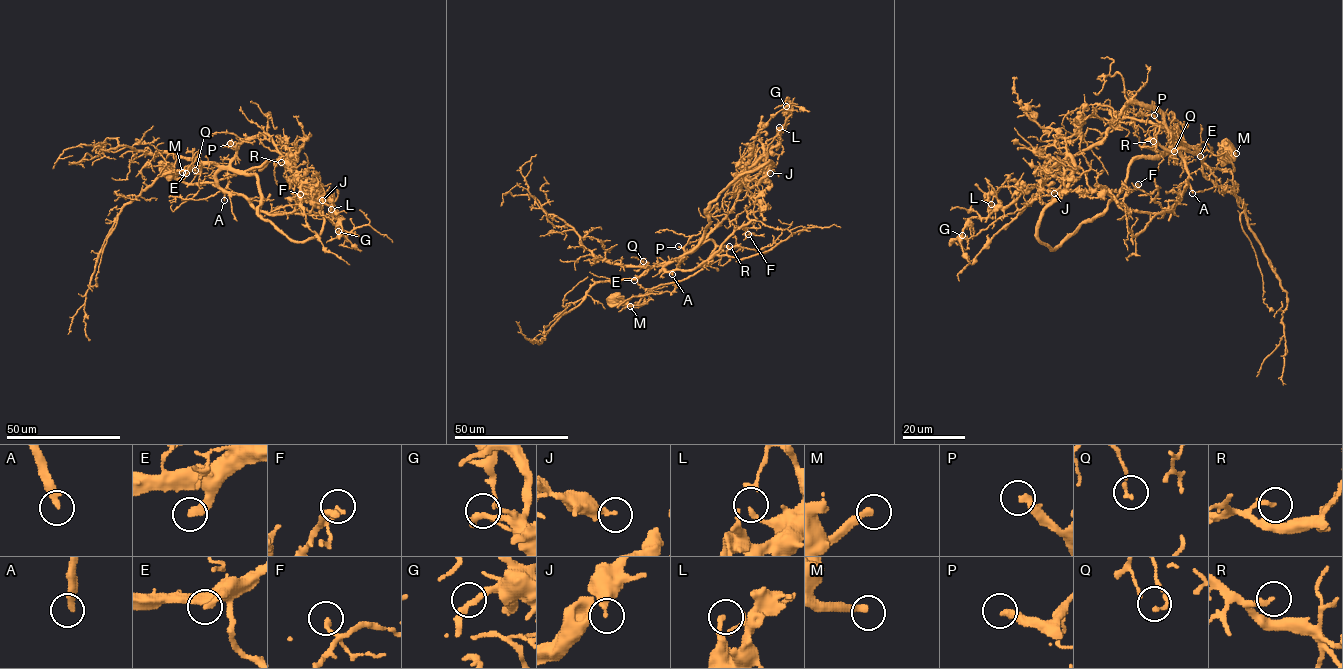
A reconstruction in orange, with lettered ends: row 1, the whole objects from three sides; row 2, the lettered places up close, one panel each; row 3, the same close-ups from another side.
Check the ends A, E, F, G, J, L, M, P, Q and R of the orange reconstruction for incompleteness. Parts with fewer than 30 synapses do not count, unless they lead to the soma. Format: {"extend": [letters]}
{"extend": ["A", "E"]}

